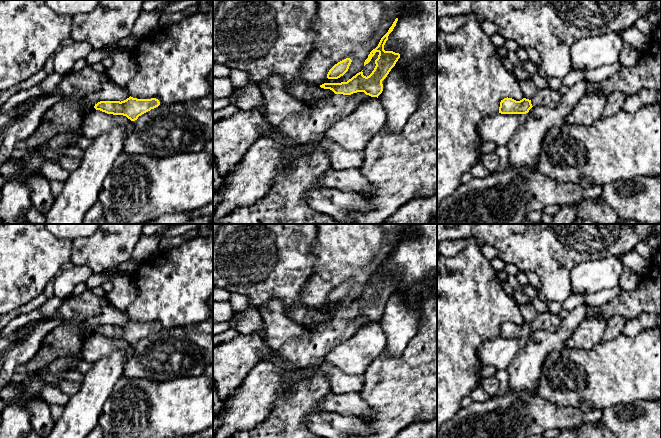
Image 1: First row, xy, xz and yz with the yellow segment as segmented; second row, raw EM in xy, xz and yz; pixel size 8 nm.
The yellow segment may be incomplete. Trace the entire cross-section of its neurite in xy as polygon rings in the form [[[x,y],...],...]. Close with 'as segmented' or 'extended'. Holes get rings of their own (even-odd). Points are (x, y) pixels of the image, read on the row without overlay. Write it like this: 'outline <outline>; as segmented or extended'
outline [[[129,321],[124,325],[100,325],[94,332],[107,338],[123,339],[131,345],[135,345],[142,338],[154,333],[160,329],[156,322],[137,323]]]; as segmented

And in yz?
outline [[[550,311],[539,313],[536,319],[531,323],[523,322],[516,325],[512,322],[504,322],[500,326],[499,337],[501,338],[526,338],[534,330],[546,330],[555,332],[560,326],[562,318],[559,314],[553,314]]]; extended

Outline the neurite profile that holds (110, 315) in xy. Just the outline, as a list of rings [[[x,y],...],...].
[[[108,304],[102,312],[96,316],[92,316],[82,322],[80,327],[83,331],[83,339],[94,334],[94,330],[100,325],[124,325],[130,321],[126,311],[117,309],[114,305]]]

